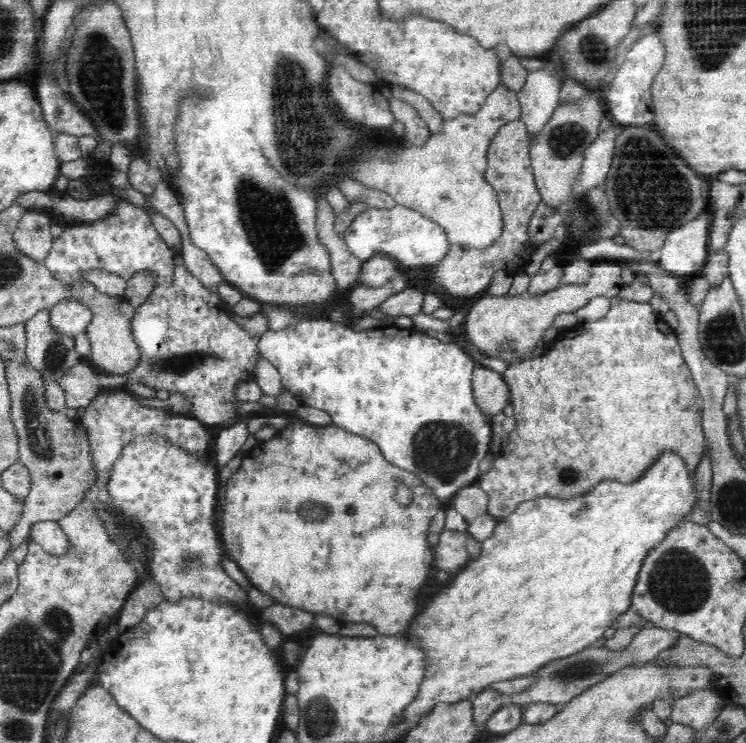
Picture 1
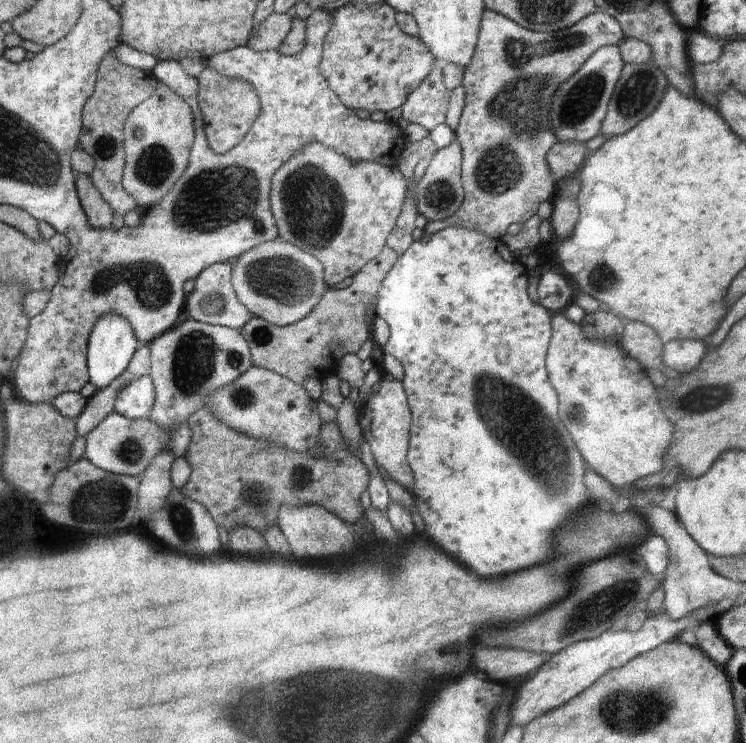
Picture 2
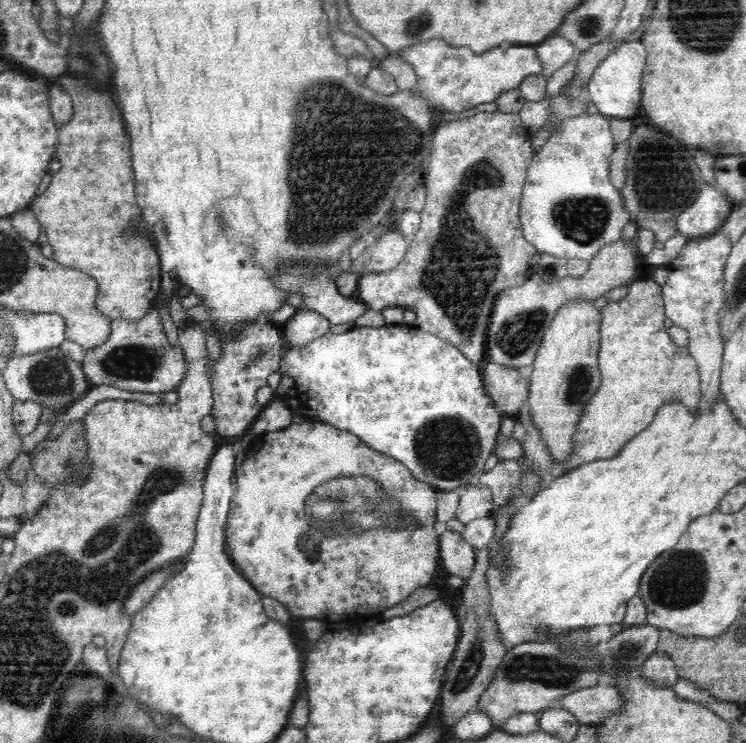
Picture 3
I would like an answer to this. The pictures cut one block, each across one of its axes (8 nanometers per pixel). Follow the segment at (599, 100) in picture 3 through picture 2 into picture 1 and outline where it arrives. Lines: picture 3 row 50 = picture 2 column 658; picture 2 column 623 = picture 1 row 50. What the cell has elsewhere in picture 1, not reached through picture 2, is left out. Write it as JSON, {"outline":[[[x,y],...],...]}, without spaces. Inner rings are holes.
{"outline":[[[656,32],[644,35],[636,41],[624,54],[620,68],[614,76],[609,79],[608,90],[604,93],[604,102],[612,114],[613,123],[617,126],[642,126],[653,122],[653,102],[651,86],[655,81],[656,74],[659,74],[667,57],[666,47],[660,35]]]}

